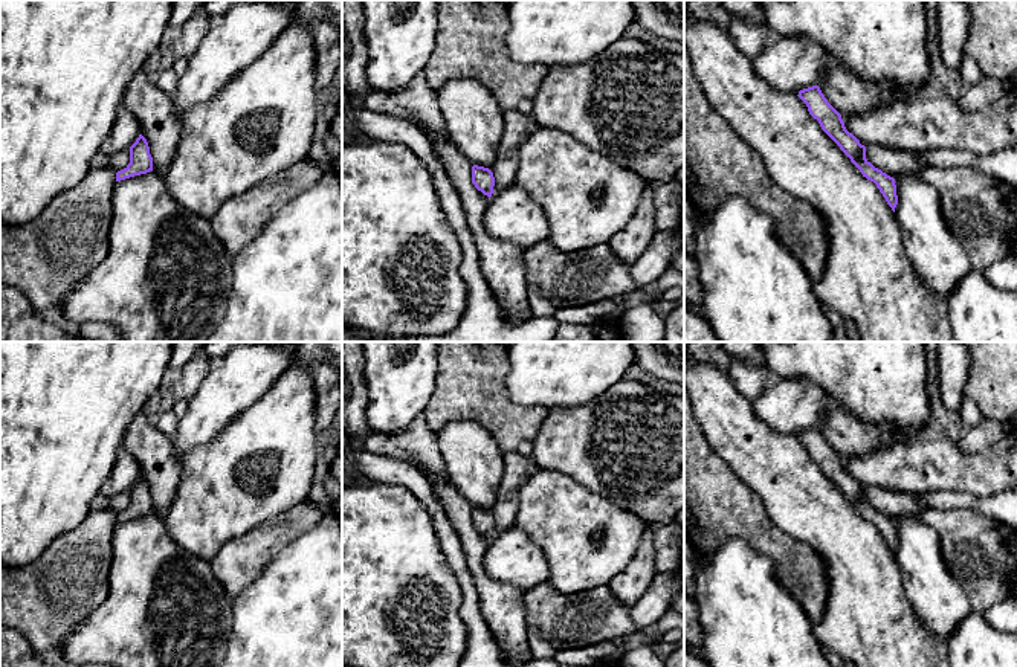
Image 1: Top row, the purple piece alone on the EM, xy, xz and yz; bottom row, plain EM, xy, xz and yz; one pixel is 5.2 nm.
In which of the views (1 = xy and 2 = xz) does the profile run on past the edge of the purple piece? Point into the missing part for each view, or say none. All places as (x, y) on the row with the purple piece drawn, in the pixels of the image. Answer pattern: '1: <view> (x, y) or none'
1: none
2: none

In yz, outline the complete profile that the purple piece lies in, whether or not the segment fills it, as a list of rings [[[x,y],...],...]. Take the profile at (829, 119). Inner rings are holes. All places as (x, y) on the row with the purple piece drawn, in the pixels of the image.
[[[818,85],[803,89],[797,95],[808,107],[809,114],[818,121],[822,130],[840,147],[840,150],[860,169],[863,177],[873,182],[887,205],[895,212],[898,205],[895,179],[875,168],[866,159],[866,147],[846,130],[841,114],[828,102]]]

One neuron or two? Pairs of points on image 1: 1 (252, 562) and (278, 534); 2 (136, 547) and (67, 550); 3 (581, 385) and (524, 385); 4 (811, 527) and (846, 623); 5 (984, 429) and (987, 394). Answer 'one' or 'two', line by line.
1: one
2: two
3: one
4: one
5: two

